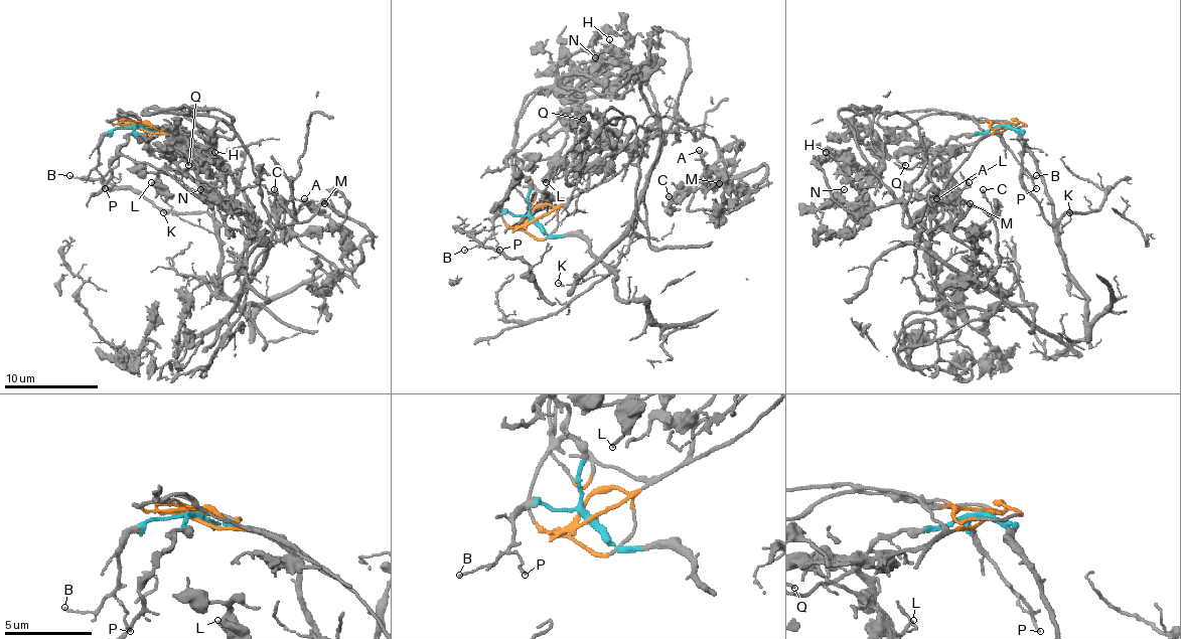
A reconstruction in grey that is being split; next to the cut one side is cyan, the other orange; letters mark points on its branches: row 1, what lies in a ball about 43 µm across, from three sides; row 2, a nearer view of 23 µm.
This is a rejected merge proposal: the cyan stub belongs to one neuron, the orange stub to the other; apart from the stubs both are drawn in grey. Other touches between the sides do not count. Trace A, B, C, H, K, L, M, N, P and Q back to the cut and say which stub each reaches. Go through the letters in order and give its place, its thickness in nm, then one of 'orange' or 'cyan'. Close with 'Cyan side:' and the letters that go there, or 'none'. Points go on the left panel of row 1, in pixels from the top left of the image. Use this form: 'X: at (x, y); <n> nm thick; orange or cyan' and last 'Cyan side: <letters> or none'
A: at (304, 198); 170 nm thick; orange
B: at (69, 175); 90 nm thick; cyan
C: at (274, 189); 240 nm thick; orange
H: at (214, 152); 150 nm thick; orange
K: at (163, 212); 120 nm thick; cyan
L: at (151, 182); 130 nm thick; orange
M: at (324, 203); 200 nm thick; orange
N: at (200, 189); 130 nm thick; orange
P: at (105, 188); 130 nm thick; cyan
Q: at (188, 165); 140 nm thick; orange
Cyan side: B, K, P

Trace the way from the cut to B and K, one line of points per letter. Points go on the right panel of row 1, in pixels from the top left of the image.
B: (1007, 128), (1002, 128), (1000, 135), (1007, 149), (1032, 177), (1037, 174)
K: (1007, 128), (1021, 130), (1021, 142), (1030, 151), (1044, 193), (1053, 205), (1060, 232), (1069, 221), (1069, 212)

